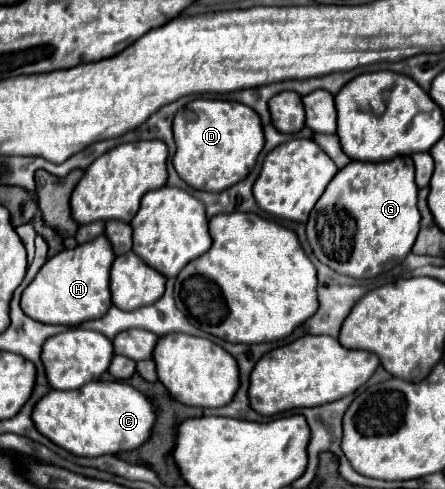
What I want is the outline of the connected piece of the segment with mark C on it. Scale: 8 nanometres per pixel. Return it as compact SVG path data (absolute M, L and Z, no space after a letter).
M91 381L77 391L53 389L35 405L31 417L39 433L79 457L139 449L149 441L157 421L153 403L141 391L121 381Z

